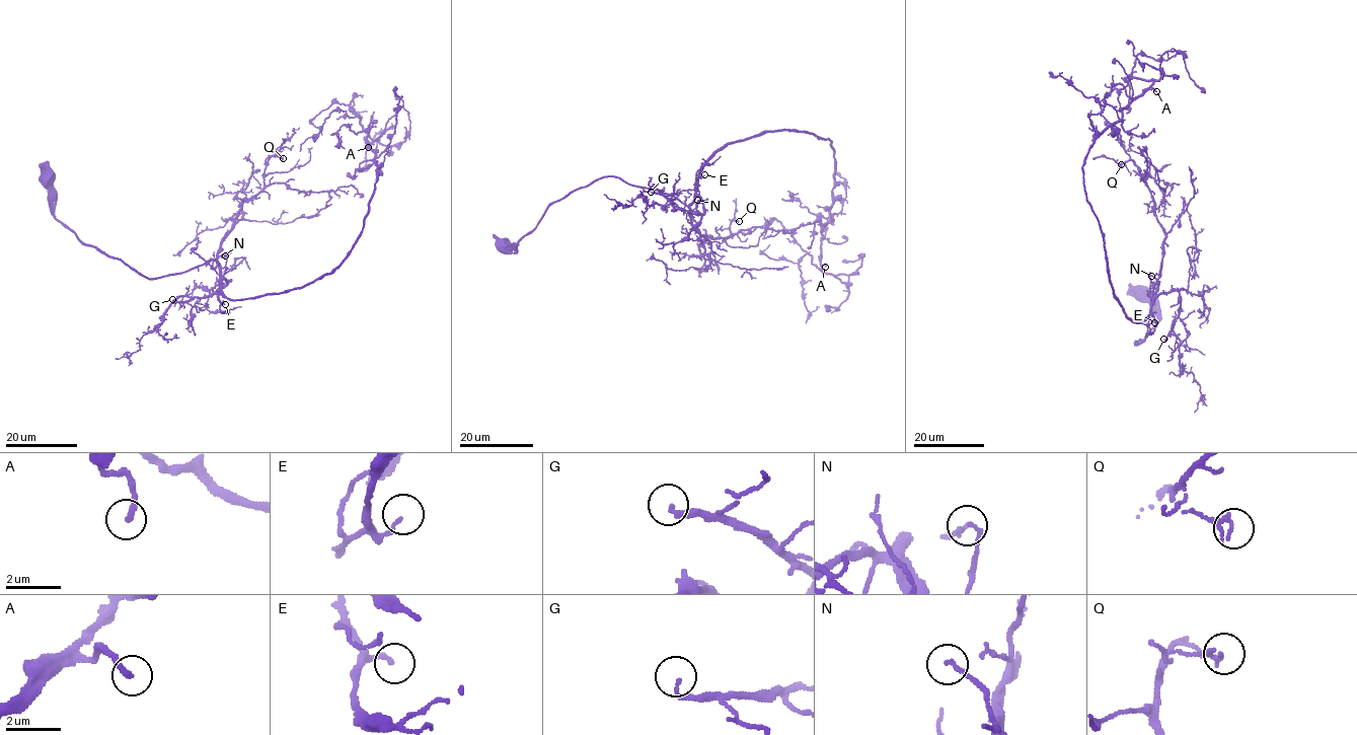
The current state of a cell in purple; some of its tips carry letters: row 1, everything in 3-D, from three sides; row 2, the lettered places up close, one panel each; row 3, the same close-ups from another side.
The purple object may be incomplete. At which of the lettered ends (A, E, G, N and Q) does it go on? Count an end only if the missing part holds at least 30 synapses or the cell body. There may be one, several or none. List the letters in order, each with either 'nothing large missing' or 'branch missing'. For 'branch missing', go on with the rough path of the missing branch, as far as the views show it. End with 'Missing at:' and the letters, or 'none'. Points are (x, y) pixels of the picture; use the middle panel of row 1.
A: branch missing; missing branch runs (825, 267), (824, 282), (829, 286), (832, 283), (829, 280), (810, 278), (802, 289)
E: nothing large missing
G: branch missing; missing branch runs (651, 192), (623, 185), (596, 187), (584, 198), (586, 203), (578, 208), (571, 220), (567, 219), (571, 226)
N: nothing large missing
Q: nothing large missing
Missing at: A, G

